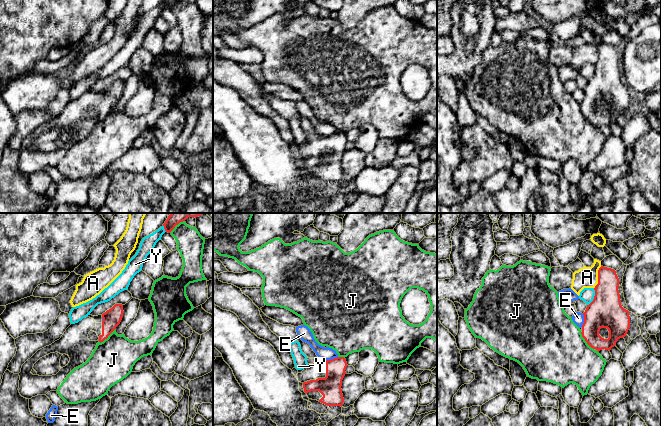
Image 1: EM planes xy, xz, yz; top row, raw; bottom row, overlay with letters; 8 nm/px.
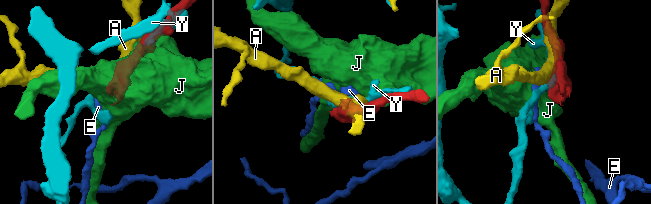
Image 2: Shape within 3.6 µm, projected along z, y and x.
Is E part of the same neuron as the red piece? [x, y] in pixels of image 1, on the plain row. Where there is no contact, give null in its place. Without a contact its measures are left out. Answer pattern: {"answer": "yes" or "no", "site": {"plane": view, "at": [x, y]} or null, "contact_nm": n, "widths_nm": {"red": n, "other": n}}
{"answer": "no", "site": {"plane": "yz", "at": [584, 96]}, "contact_nm": 110, "widths_nm": {"red": 280, "other": 100}}

